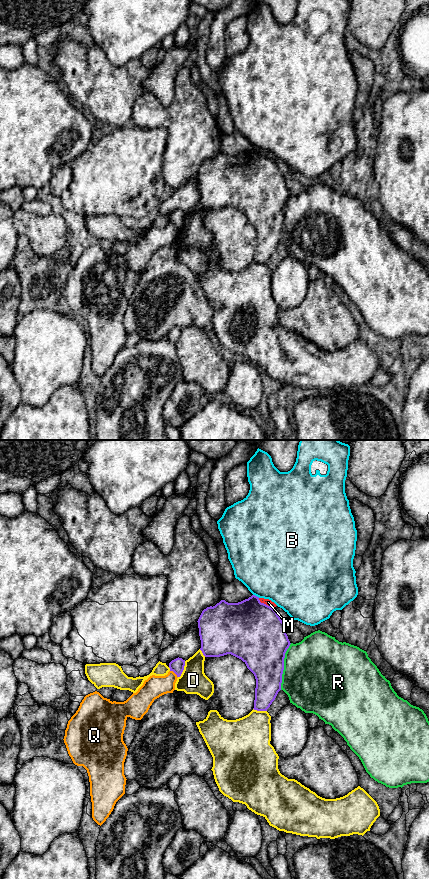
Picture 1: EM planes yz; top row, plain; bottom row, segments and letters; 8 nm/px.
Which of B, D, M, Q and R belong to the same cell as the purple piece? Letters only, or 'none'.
none

